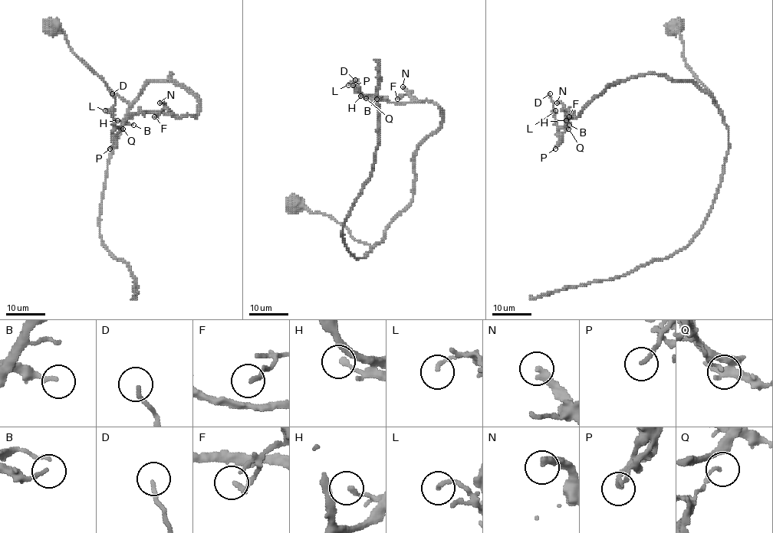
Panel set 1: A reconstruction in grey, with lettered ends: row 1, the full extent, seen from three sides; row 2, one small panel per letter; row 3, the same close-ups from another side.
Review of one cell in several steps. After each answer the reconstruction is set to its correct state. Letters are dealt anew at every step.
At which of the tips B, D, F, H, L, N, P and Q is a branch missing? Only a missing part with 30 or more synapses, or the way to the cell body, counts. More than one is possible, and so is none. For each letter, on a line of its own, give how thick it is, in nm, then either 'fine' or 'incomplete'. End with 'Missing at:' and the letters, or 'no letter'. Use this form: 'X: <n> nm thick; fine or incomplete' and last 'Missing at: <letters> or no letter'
B: 150 nm thick; fine
D: 150 nm thick; fine
F: 120 nm thick; fine
H: 170 nm thick; fine
L: 150 nm thick; fine
N: 320 nm thick; incomplete
P: 160 nm thick; fine
Q: 80 nm thick; fine
Missing at: N

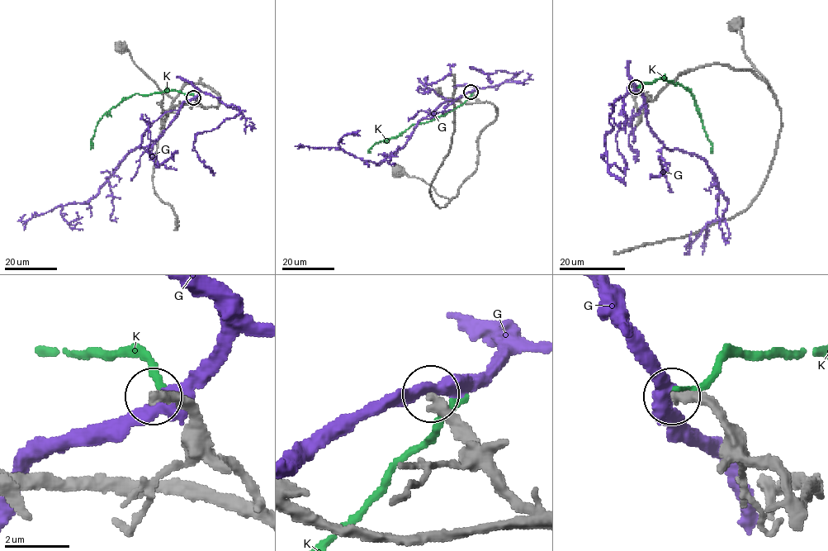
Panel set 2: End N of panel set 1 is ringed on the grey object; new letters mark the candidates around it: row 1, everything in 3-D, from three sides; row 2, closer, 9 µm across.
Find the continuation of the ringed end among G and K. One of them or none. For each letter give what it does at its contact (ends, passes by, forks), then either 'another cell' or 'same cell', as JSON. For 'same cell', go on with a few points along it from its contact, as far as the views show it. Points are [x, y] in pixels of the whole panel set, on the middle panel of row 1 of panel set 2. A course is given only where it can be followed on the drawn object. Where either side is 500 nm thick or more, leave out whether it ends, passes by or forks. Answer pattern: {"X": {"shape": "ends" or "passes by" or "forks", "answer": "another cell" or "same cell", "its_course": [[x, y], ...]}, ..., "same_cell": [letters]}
{"G": {"shape": "passes by", "answer": "another cell"}, "K": {"shape": "ends", "answer": "another cell"}, "same_cell": []}

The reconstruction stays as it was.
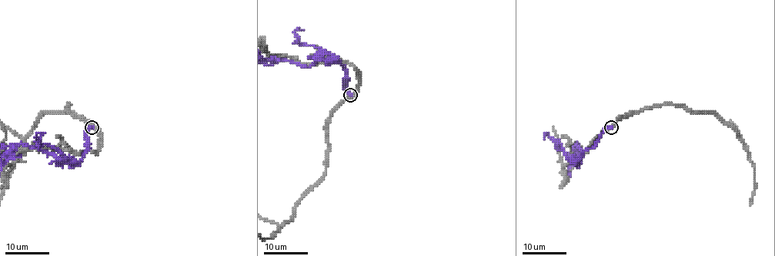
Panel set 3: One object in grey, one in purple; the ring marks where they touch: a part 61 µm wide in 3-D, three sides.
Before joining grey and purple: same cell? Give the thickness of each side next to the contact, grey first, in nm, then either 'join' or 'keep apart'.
calibres 360 and 420 nm; keep apart

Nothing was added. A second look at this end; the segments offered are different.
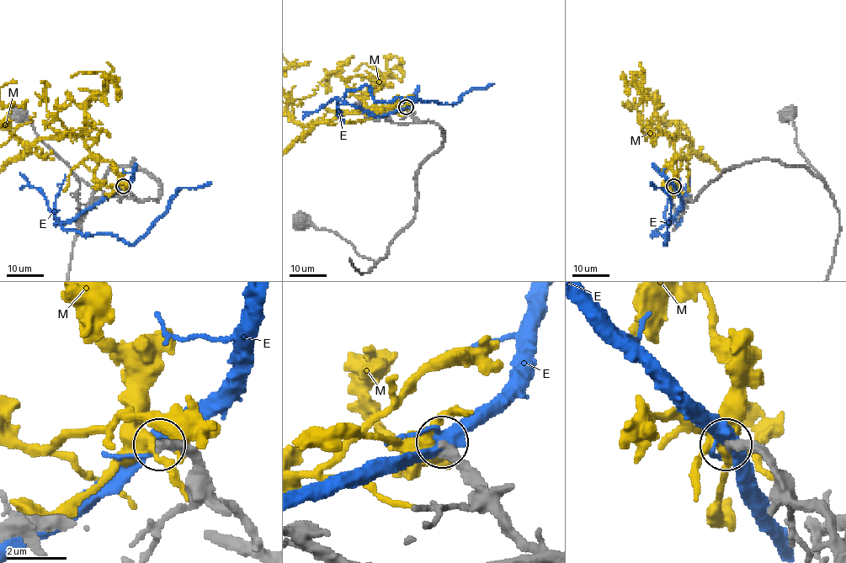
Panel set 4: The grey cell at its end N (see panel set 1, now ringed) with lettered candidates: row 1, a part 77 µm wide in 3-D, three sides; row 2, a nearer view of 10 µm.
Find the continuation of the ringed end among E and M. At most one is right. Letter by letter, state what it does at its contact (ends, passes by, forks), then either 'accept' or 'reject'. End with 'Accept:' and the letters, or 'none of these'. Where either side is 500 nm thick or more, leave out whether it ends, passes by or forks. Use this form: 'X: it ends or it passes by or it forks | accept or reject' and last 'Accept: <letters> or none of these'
E: it forks | reject
M: it forks | reject
Accept: none of these

